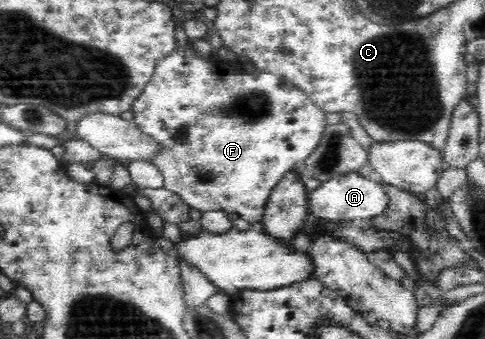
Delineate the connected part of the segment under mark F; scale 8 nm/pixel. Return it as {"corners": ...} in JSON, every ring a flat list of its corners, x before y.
{"corners":[[178,47,178,49,174,49,173,52,170,52,158,61,152,75,152,80,144,87,141,94,137,96,136,101,132,104,131,111,133,111,133,119,135,119,132,123,142,134,145,134,146,137,151,138,157,143,158,151,152,157,149,157,148,160,164,176,164,188,172,191,172,193,176,193,191,208,198,209,201,212,227,211,228,213,238,213,245,222,257,224,263,218,268,198,276,184,282,179,285,172,289,172,294,165,298,165,300,159,305,161,305,159,308,159,308,156,312,155,312,151,321,144,325,127,328,125,326,124,327,112,316,107,304,91,295,87,284,78,260,70,256,70,254,73,250,73,250,75,242,75,242,69,232,65,232,61,220,61,220,57,202,59,190,47]]}

